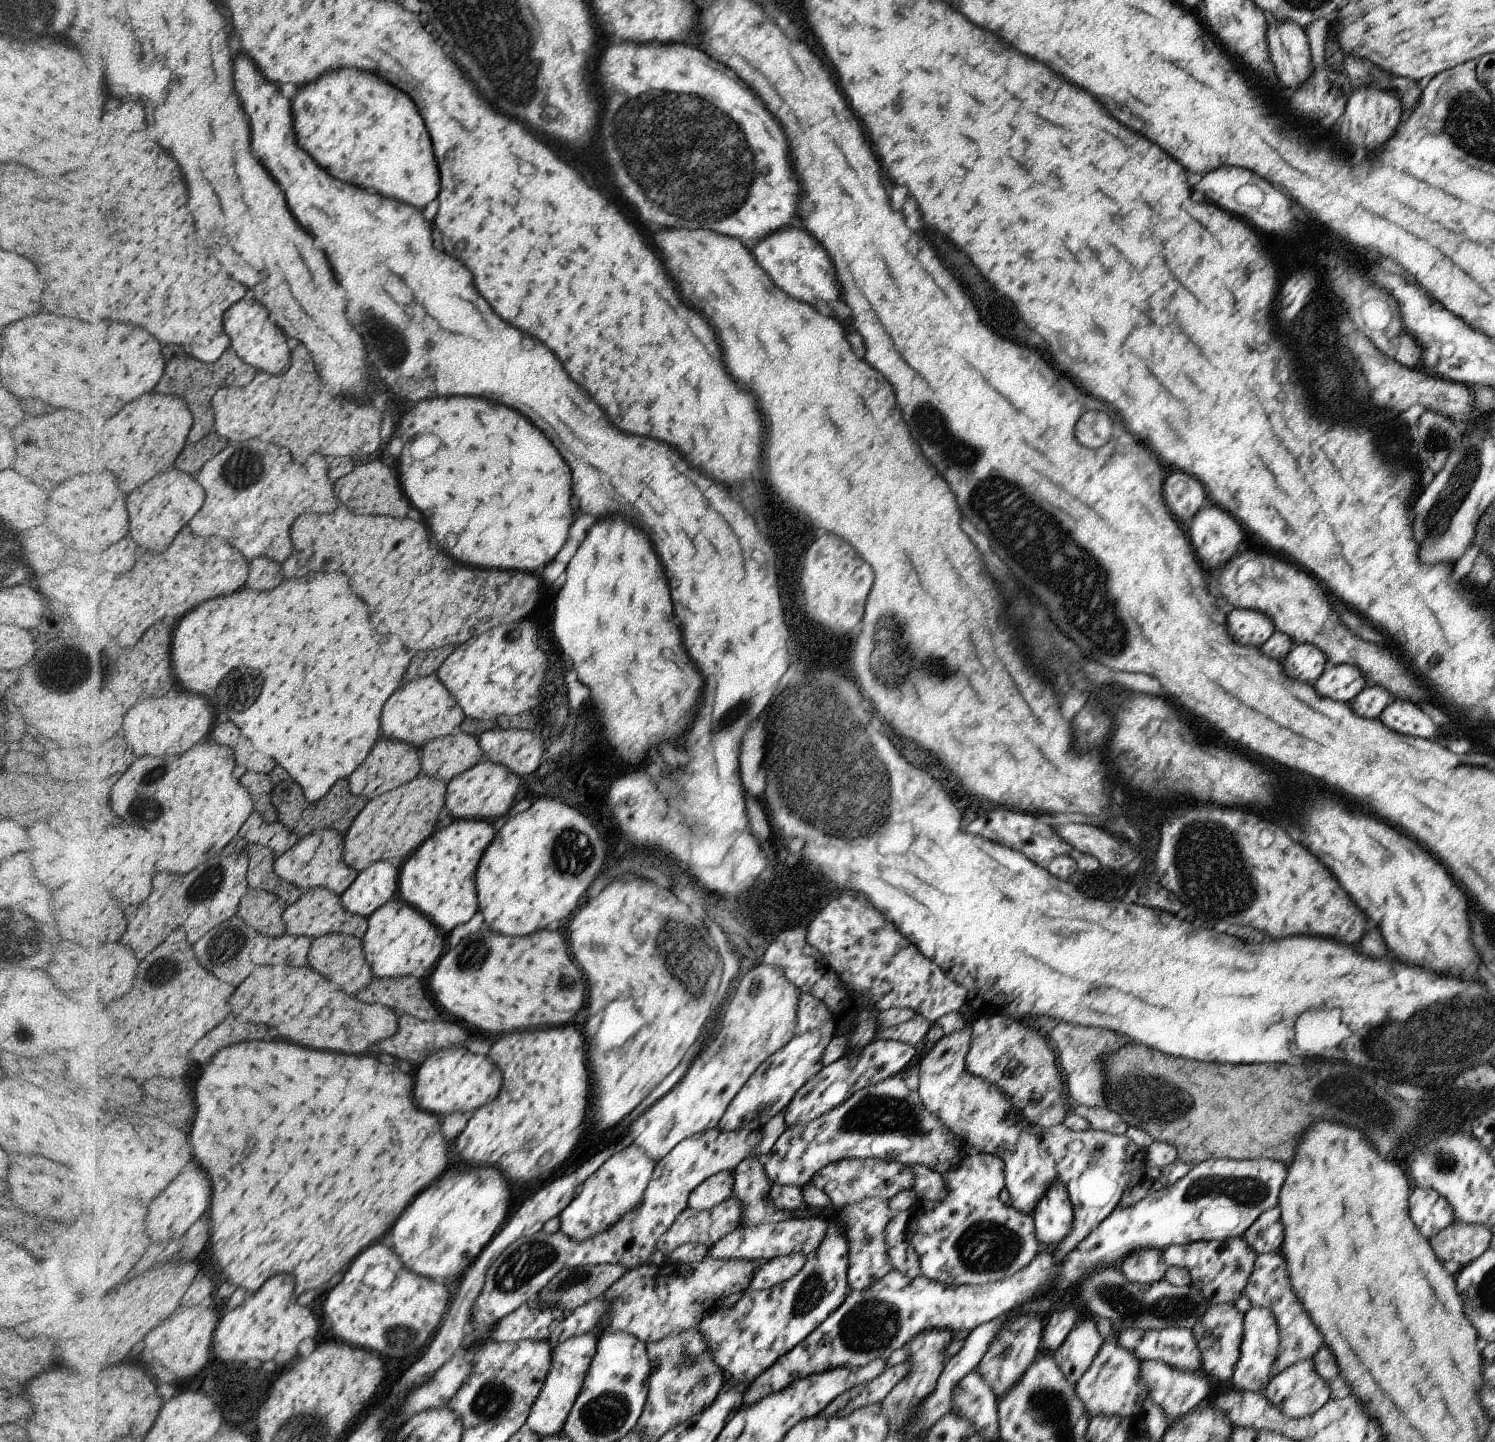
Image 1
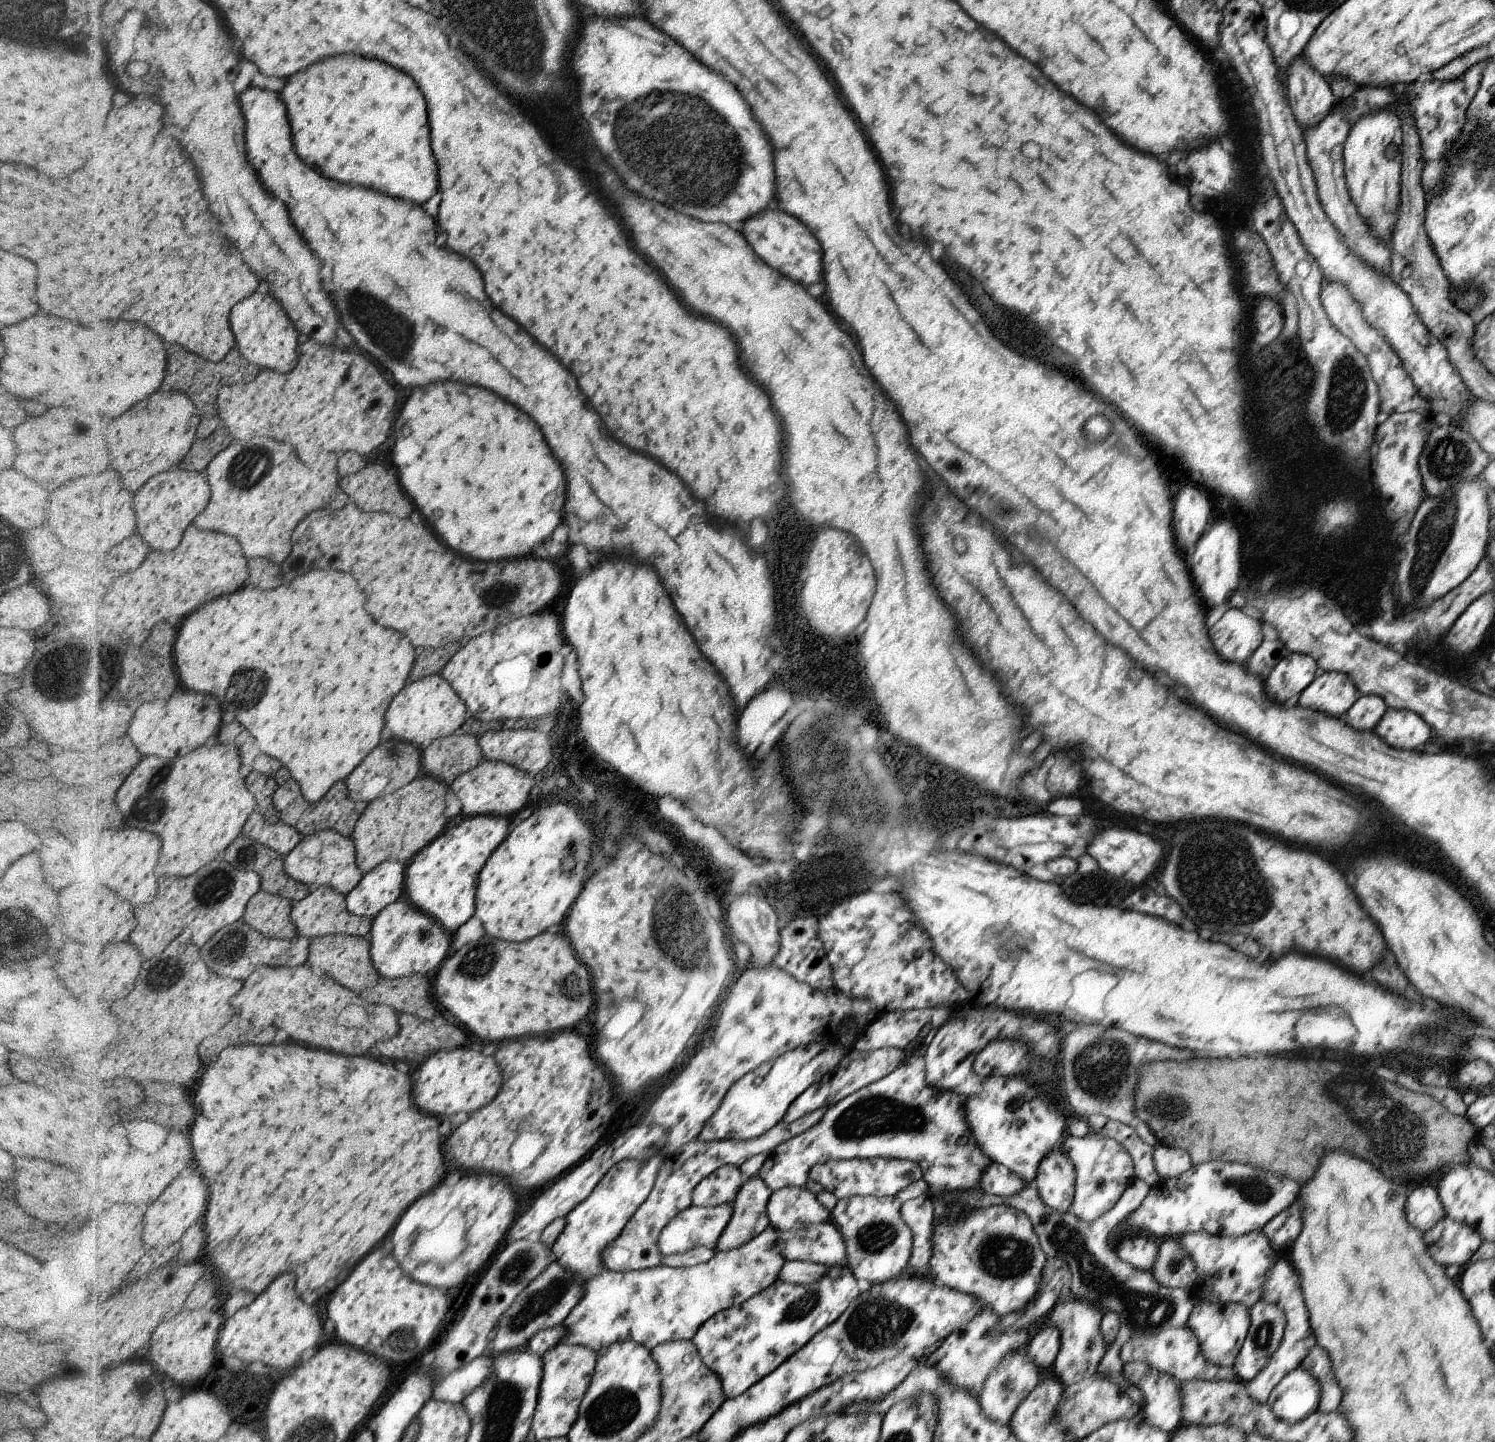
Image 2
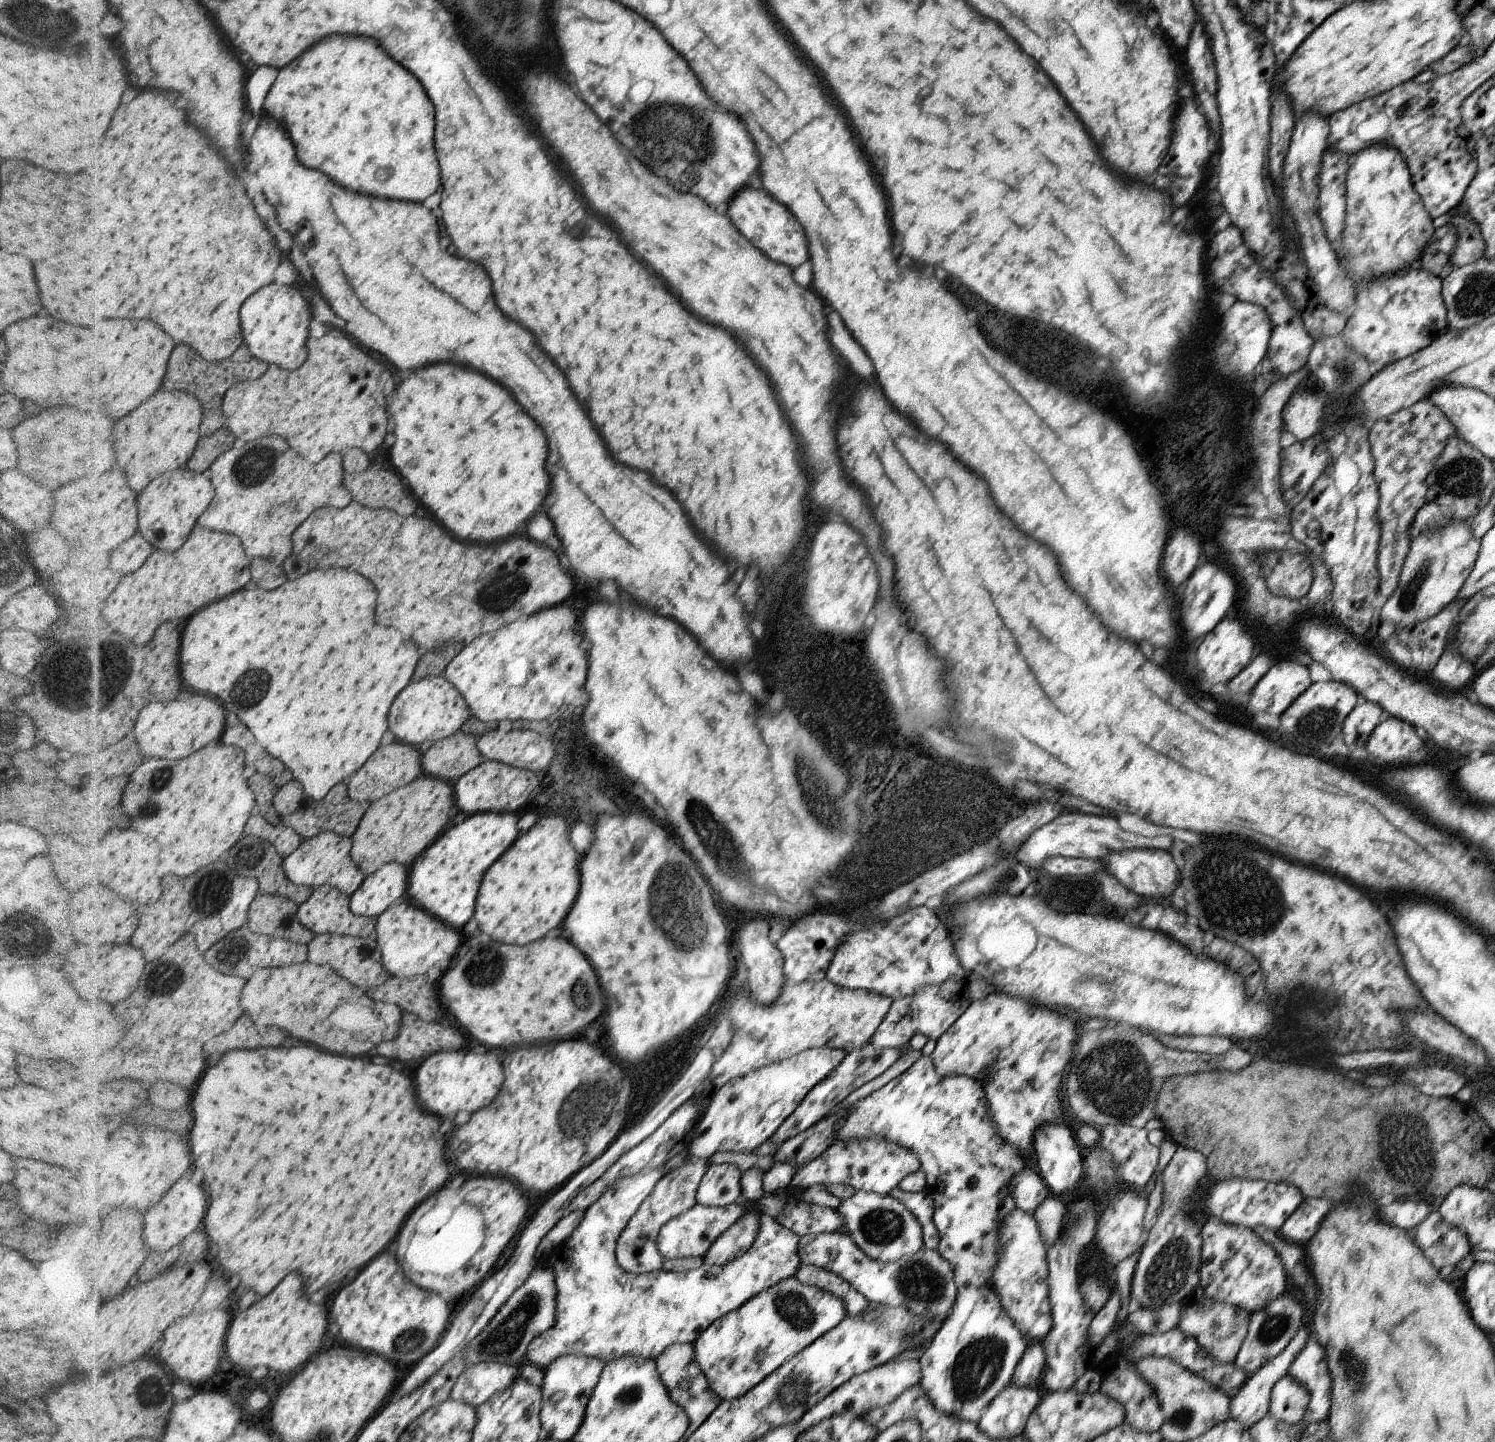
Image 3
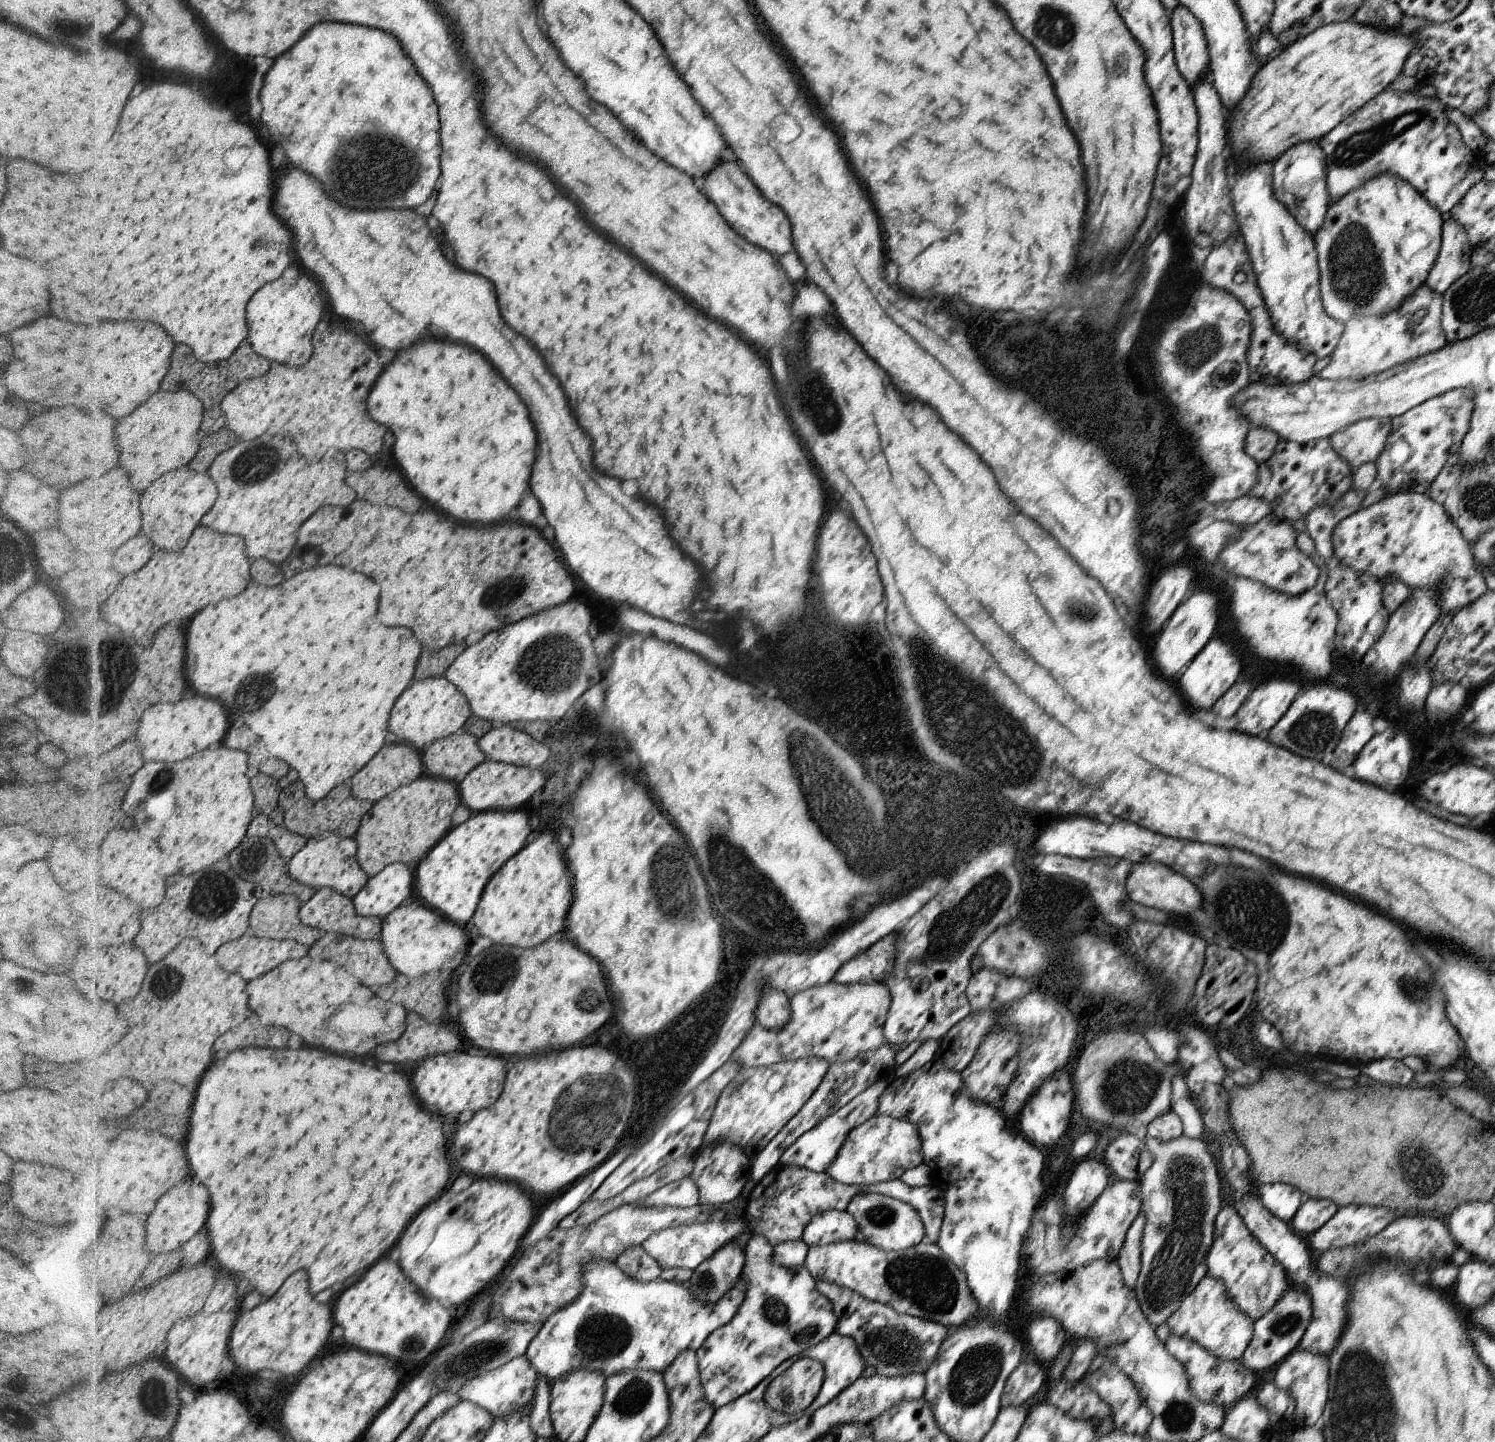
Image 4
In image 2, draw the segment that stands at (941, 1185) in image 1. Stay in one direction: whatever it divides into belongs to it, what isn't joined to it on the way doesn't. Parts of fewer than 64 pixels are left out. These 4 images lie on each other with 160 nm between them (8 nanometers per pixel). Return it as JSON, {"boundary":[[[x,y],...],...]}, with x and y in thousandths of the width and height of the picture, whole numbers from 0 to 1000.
{"boundary":[[[759,818],[748,832],[745,837],[736,843],[732,847],[724,847],[722,845],[720,845],[715,840],[713,842],[709,842],[706,839],[704,839],[702,836],[700,836],[692,821],[686,822],[681,828],[677,829],[667,829],[658,827],[655,825],[642,825],[642,827],[623,827],[621,825],[622,829],[626,829],[634,835],[641,835],[645,838],[657,838],[665,836],[677,836],[685,840],[690,847],[691,852],[694,854],[694,859],[696,863],[697,868],[701,872],[712,872],[715,876],[716,886],[714,893],[716,896],[721,900],[722,903],[732,904],[734,908],[738,911],[744,908],[749,913],[749,920],[747,923],[747,928],[745,928],[744,933],[741,935],[736,947],[734,947],[734,953],[740,954],[741,957],[744,957],[745,960],[748,960],[748,963],[751,963],[752,966],[755,967],[755,963],[757,963],[755,960],[751,951],[751,945],[749,943],[749,936],[755,929],[757,928],[766,926],[767,925],[772,926],[779,922],[784,921],[794,920],[797,907],[800,906],[802,902],[799,900],[797,894],[793,893],[780,893],[777,890],[773,889],[773,886],[770,882],[760,881],[753,874],[751,874],[746,867],[742,865],[741,863],[741,857],[744,853],[746,853],[752,845],[755,845],[767,831],[769,827],[768,821],[764,818]]]}

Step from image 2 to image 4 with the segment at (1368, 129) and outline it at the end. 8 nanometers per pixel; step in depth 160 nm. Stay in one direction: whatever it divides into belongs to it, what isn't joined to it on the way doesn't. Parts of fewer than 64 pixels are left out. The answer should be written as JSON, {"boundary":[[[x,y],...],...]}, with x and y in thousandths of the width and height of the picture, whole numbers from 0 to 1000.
{"boundary":[[[924,120],[889,144],[879,166],[884,211],[888,219],[900,225],[908,219],[931,217],[953,197],[964,173],[964,148],[943,128]]]}

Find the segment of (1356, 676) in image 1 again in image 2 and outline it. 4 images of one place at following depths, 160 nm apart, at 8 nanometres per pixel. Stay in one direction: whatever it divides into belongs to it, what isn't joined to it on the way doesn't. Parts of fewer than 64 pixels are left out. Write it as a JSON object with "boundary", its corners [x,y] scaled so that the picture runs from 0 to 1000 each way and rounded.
{"boundary":[[[886,466],[871,480],[868,488],[871,491],[896,498],[909,483],[908,477],[903,469],[898,466]]]}

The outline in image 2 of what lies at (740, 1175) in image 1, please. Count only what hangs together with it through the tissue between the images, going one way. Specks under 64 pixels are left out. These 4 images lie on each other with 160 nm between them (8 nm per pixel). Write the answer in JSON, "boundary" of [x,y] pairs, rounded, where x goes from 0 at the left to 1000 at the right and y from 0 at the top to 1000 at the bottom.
{"boundary":[[[508,816],[498,818],[490,833],[490,845],[479,863],[479,868],[502,862],[514,851],[514,836],[517,826]]]}

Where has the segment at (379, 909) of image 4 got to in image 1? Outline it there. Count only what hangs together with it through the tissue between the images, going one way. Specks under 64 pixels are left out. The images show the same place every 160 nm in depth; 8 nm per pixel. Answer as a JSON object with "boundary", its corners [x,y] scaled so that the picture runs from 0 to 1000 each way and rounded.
{"boundary":[[[252,597],[241,605],[239,610],[228,620],[231,631],[247,636],[257,629],[266,617],[266,603],[261,597]]]}

